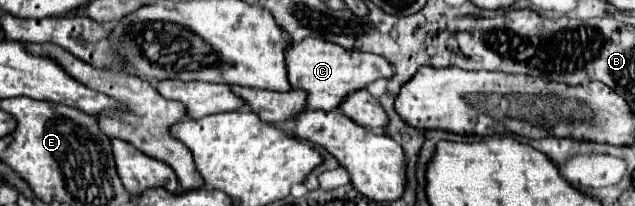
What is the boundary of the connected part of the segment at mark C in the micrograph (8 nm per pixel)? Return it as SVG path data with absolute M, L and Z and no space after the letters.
M303 39L291 41L285 49L287 77L293 89L303 89L307 93L307 109L323 109L333 111L345 99L349 91L363 89L369 81L391 77L393 69L387 59L375 53L361 53L337 47L335 43L325 43L321 39Z

